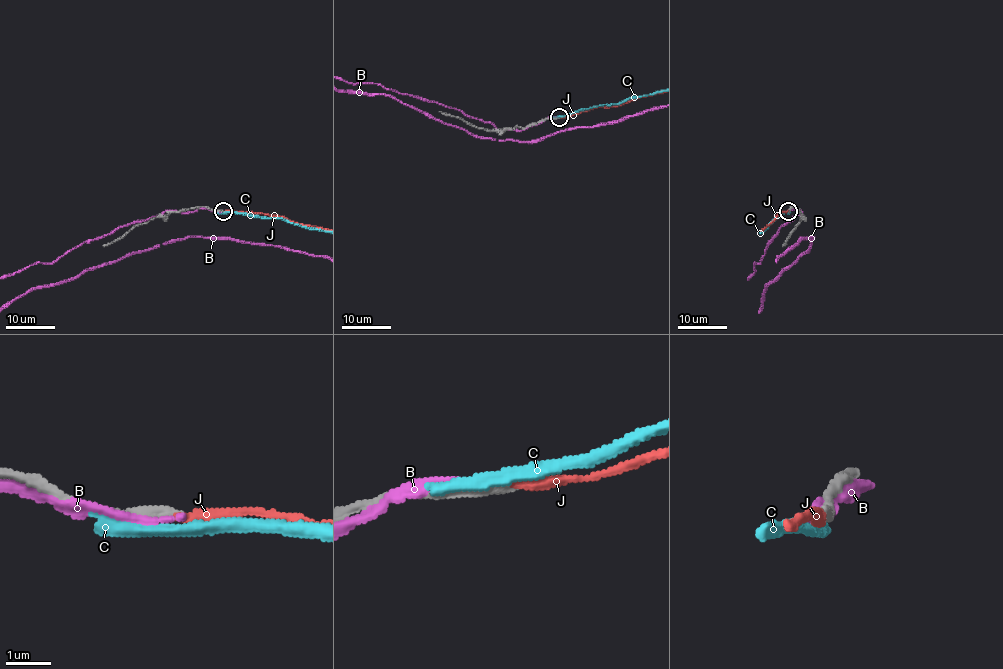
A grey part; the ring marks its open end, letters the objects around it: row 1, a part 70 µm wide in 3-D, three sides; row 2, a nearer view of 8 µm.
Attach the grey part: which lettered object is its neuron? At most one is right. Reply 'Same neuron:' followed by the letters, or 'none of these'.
Same neuron: J

